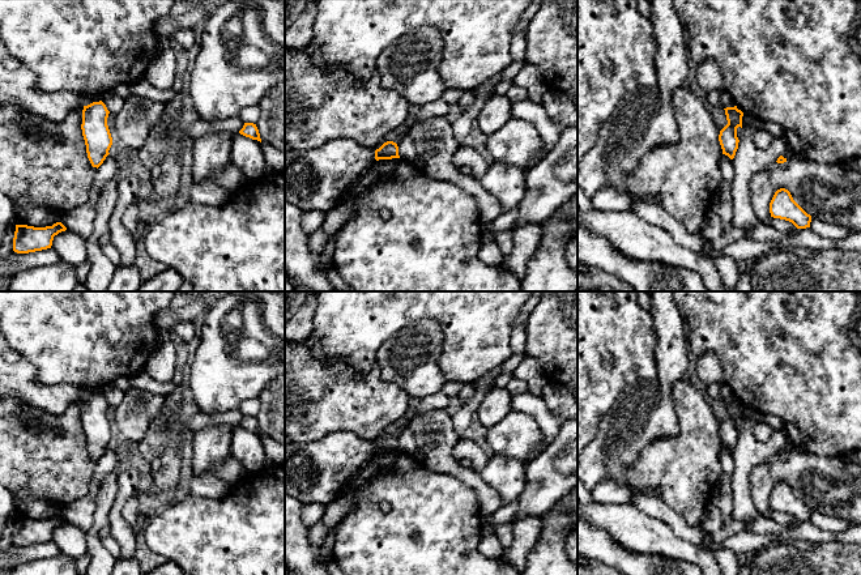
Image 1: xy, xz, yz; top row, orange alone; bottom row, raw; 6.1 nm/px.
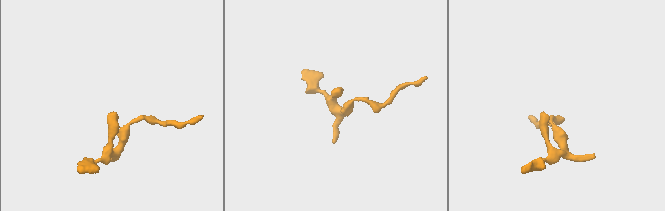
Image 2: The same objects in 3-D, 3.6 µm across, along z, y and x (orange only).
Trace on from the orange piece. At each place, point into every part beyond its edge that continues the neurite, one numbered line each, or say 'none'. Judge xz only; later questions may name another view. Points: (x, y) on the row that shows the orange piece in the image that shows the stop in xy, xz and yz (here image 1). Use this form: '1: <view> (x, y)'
none

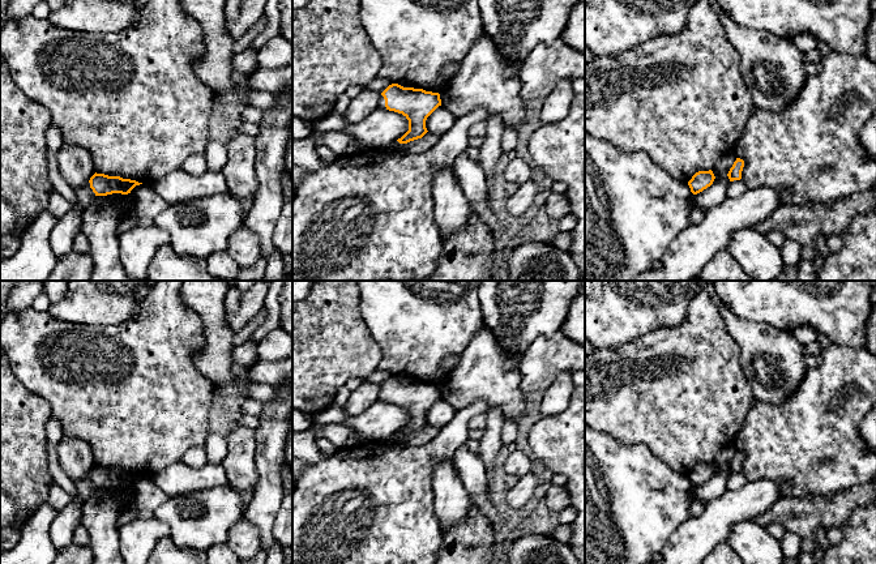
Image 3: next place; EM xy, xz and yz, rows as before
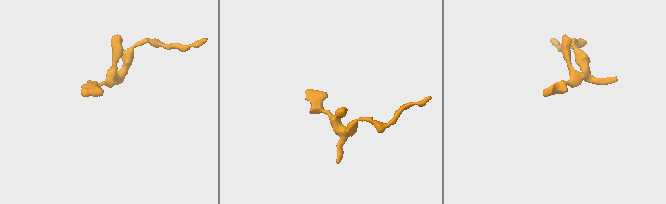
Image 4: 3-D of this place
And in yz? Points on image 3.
none

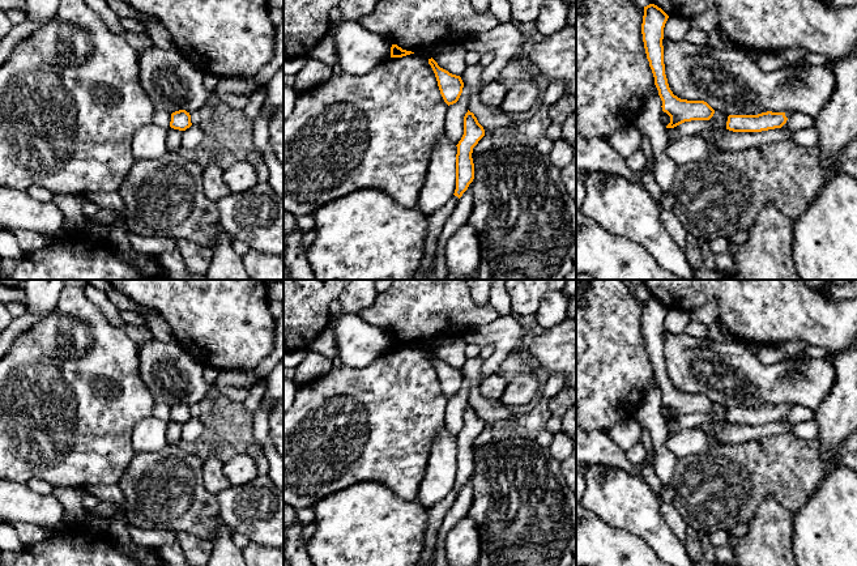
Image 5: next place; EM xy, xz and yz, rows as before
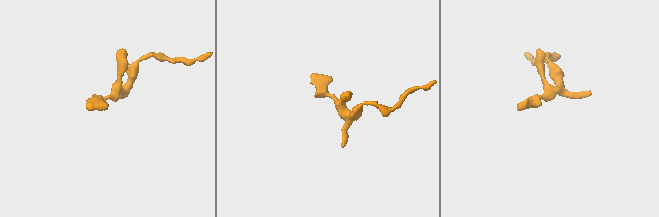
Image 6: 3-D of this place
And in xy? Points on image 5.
none

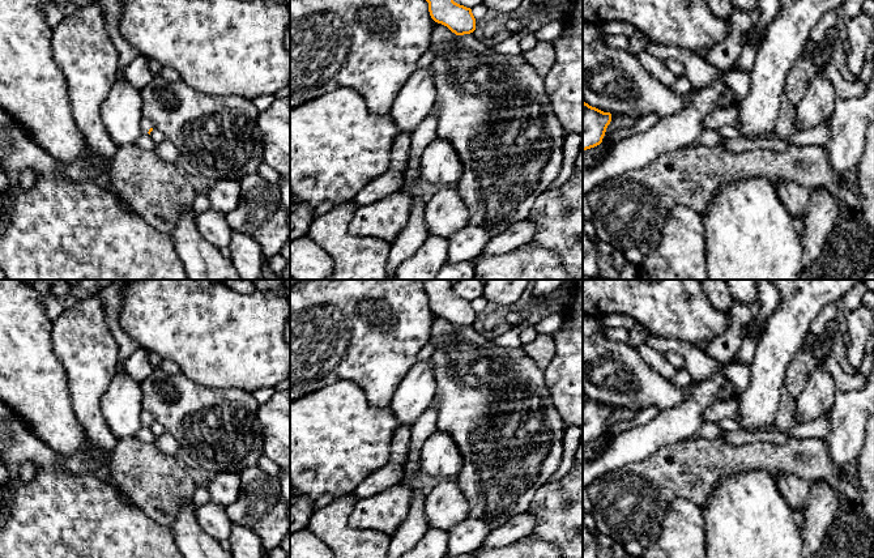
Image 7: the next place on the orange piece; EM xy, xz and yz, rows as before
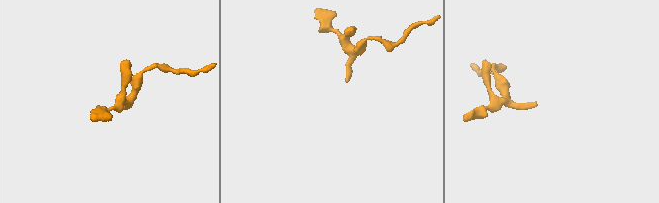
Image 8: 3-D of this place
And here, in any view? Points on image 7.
1: xy (146, 124)

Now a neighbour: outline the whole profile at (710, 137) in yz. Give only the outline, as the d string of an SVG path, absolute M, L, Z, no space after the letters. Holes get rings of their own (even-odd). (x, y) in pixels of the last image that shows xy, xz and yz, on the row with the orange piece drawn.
M705 129L700 137L694 142L694 145L699 146L716 146L724 137L716 129Z

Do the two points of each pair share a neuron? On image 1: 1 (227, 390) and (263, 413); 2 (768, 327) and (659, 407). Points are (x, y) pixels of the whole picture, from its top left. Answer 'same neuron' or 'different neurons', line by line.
1: different neurons
2: different neurons

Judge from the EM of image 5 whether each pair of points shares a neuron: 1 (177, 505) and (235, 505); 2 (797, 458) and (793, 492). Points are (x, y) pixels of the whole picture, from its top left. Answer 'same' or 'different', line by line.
1: different
2: same

